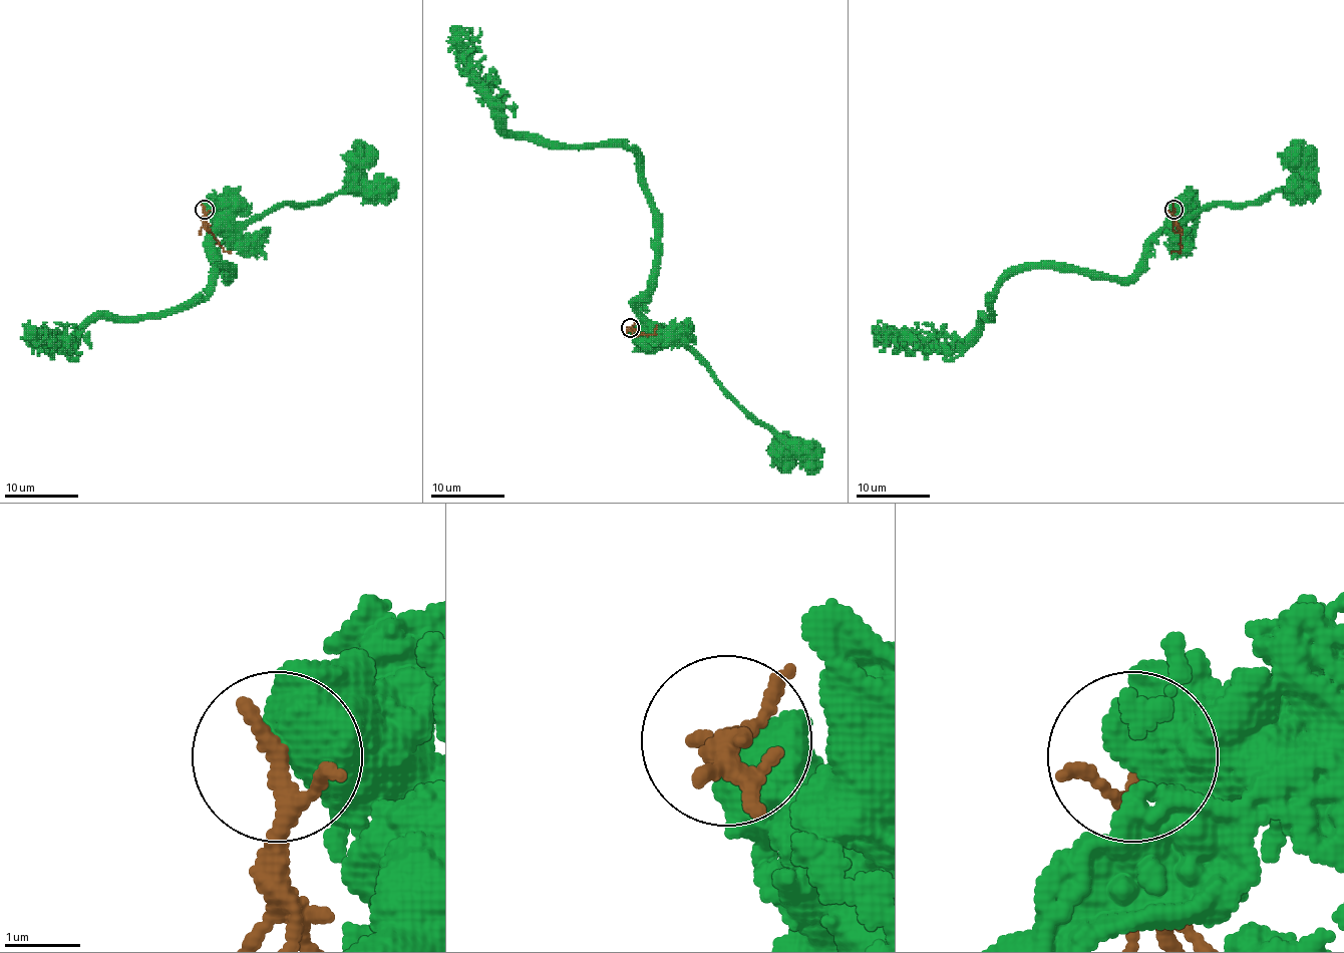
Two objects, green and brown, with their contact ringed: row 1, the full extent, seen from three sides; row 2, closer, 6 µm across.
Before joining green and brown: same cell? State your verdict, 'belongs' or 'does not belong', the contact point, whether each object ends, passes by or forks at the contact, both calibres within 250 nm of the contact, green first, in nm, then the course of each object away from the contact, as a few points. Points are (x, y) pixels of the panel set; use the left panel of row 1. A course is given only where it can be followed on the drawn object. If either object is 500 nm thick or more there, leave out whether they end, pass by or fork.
does not belong | (204, 209) | 700/220 nm | green via (205, 209), (214, 264), (229, 276), (218, 270), (196, 303), (94, 318), (63, 346), (44, 333), (54, 331) | brown via (205, 209), (205, 225), (231, 253)

